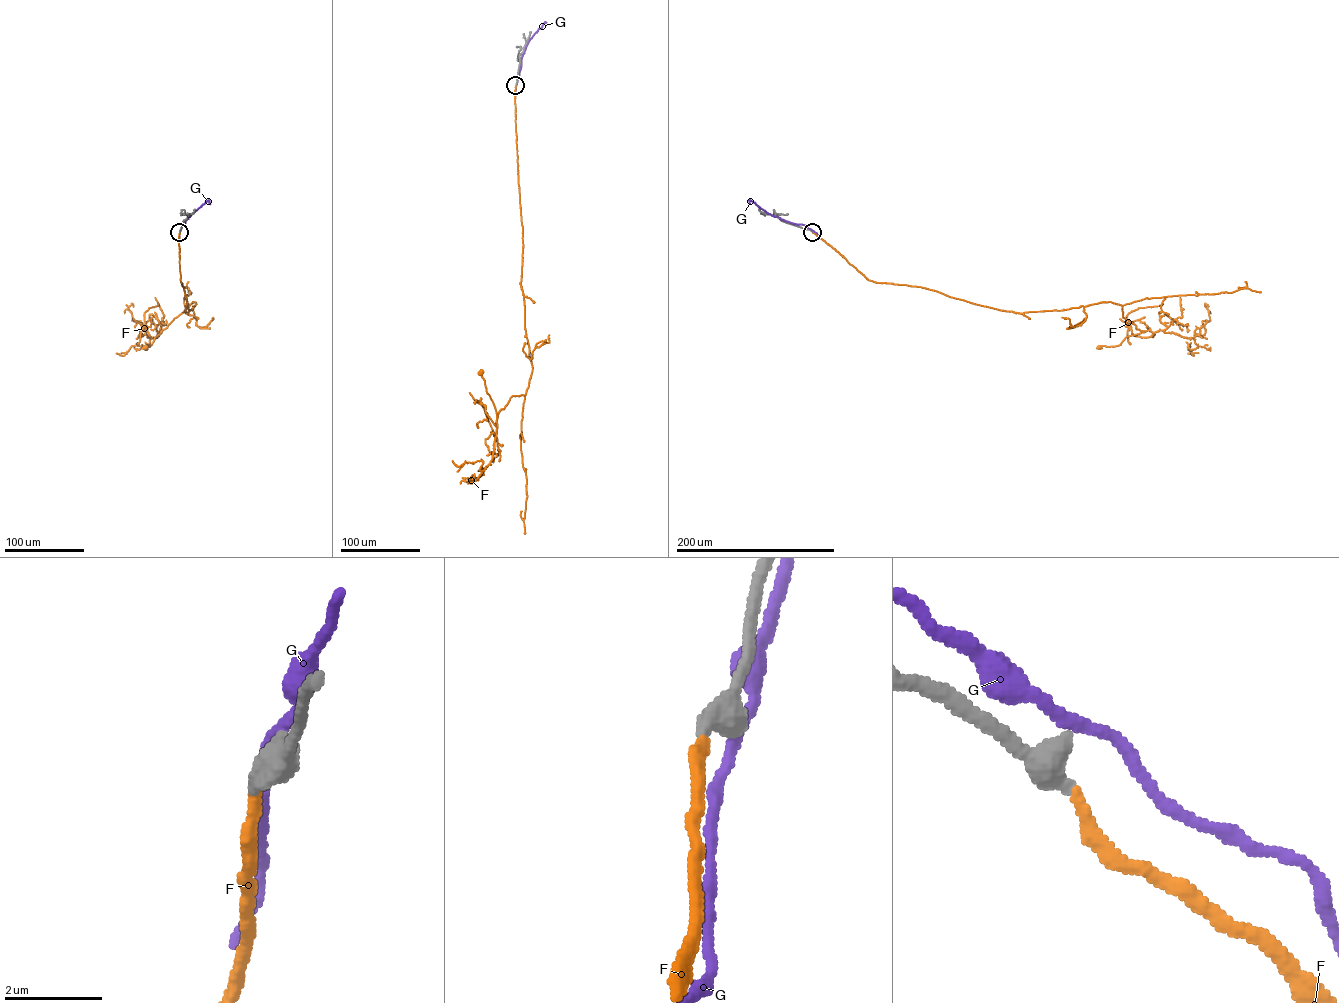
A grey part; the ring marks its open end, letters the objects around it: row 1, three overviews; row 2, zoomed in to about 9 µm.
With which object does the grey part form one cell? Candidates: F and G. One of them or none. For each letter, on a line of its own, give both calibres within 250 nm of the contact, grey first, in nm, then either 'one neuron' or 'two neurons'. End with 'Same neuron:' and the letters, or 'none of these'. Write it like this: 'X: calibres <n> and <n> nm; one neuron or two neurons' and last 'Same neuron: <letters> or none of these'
F: calibres 340 and 240 nm; one neuron
G: calibres 360 and 240 nm; two neurons
Same neuron: F

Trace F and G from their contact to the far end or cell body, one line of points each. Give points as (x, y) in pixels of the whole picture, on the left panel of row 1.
F: (179, 231), (180, 279), (187, 303), (184, 311), (187, 313), (196, 304), (193, 302), (145, 347)
G: (180, 231), (189, 216), (207, 200), (210, 204)

